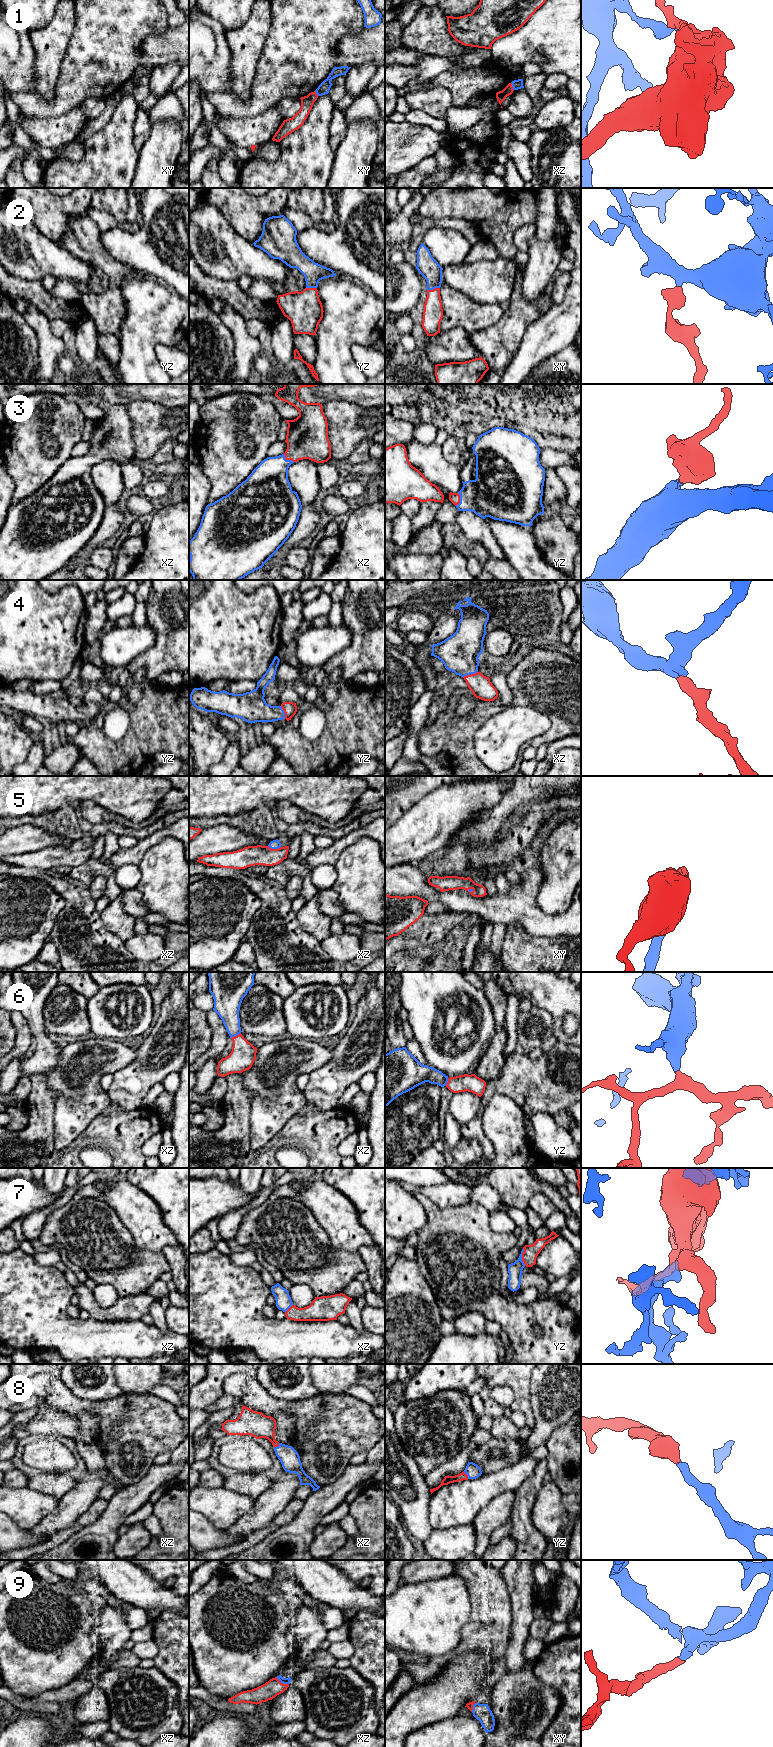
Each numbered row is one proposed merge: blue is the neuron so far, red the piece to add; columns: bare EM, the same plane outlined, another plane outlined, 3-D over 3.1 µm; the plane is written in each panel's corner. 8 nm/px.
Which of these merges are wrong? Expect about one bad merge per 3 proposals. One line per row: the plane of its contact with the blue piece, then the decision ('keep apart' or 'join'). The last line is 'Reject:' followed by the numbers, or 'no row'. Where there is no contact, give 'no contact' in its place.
1: contact in xz; keep apart
2: contact in xy; join
3: contact in yz; join
4: contact in xz; join
5: contact in xz; join
6: contact in xz; join
7: contact in yz; join
8: contact in yz; join
9: contact in xz; join
Reject: 1

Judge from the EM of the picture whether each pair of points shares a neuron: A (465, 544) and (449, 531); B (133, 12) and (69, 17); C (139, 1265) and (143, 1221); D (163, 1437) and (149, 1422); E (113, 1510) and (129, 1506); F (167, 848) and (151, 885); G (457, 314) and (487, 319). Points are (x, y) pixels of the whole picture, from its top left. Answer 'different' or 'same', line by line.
A: same
B: different
C: different
D: same
E: same
F: same
G: same

